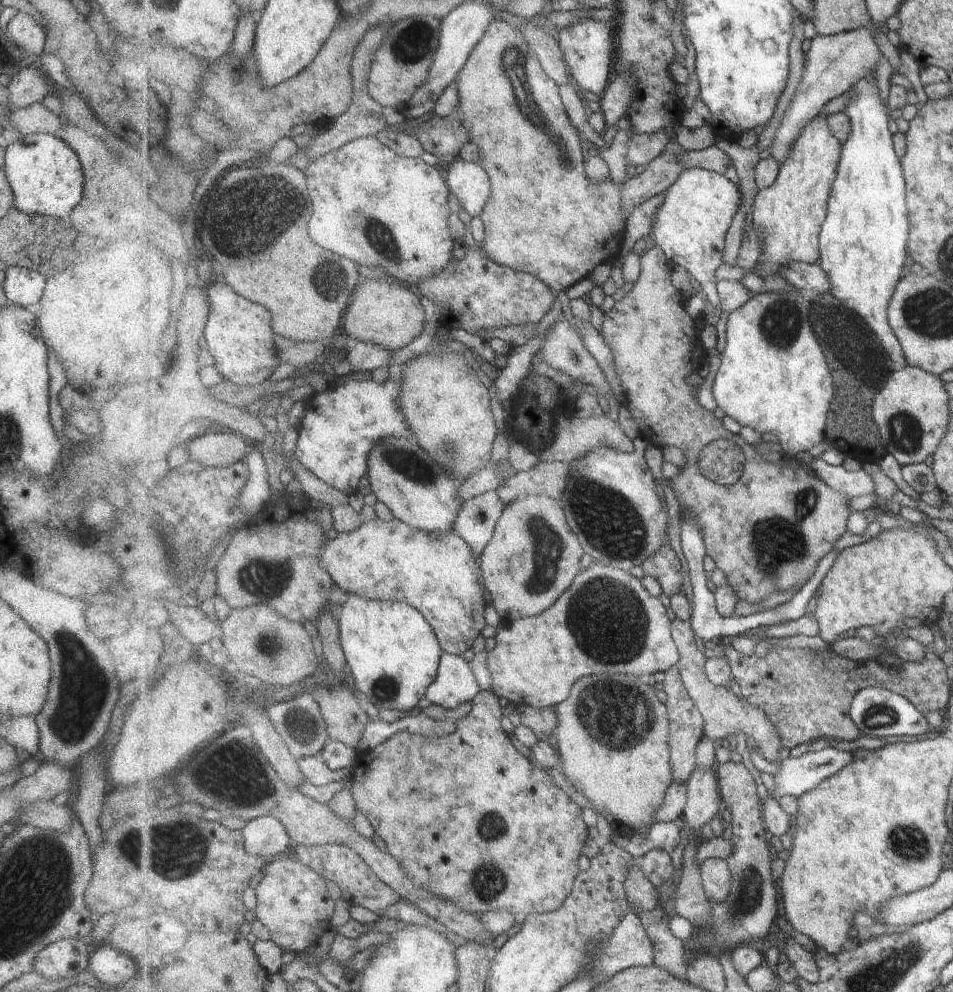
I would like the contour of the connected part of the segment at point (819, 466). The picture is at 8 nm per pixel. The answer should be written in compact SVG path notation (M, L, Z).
M821 457L813 460L810 469L829 486L832 486L841 494L846 494L849 498L876 492L875 479L862 470L857 472L847 471L841 465L827 464Z

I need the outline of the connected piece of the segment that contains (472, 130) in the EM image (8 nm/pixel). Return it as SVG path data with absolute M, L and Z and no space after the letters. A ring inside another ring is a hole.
M503 16L501 19L495 19L490 24L490 28L487 29L482 41L474 48L467 64L463 67L459 76L458 91L460 92L460 112L458 116L463 120L471 141L479 148L481 153L479 164L490 174L492 182L490 201L486 204L486 208L480 216L484 222L486 232L485 240L481 245L484 255L501 266L535 275L543 282L546 282L554 292L569 290L571 286L575 286L577 282L581 282L584 278L591 278L595 269L602 268L603 265L617 260L622 252L628 218L633 214L633 210L626 213L622 203L622 193L625 192L624 188L629 180L623 179L623 181L617 183L607 177L597 186L590 181L586 173L586 161L583 158L586 145L579 141L579 132L571 122L571 118L567 116L567 112L565 112L565 106L563 106L561 94L559 94L559 85L546 73L538 54L532 49L531 43L523 34L523 31L517 27L514 19Z

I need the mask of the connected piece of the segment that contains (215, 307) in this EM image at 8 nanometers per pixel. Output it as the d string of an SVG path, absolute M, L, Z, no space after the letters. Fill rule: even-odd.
M227 282L213 284L208 296L211 298L211 318L206 324L204 344L219 372L238 386L263 384L280 364L275 344L277 334L271 328L271 312L265 306L253 304L251 300L239 296Z

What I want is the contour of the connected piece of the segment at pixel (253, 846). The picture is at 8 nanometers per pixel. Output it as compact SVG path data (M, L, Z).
M267 815L247 822L241 829L245 850L258 857L275 859L281 857L287 846L293 845L286 826L273 815Z

